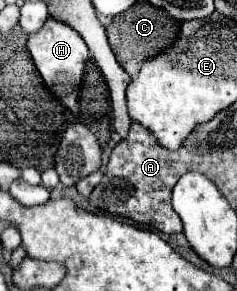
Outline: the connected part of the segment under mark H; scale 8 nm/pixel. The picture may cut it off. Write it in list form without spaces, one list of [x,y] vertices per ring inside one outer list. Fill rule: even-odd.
[[[53,16],[47,18],[45,26],[31,34],[27,40],[27,48],[33,56],[33,62],[37,66],[37,70],[41,72],[45,84],[49,86],[49,90],[61,100],[63,106],[67,108],[75,108],[77,106],[77,94],[79,94],[79,84],[85,72],[85,62],[89,58],[89,48],[83,42],[83,38],[69,28],[67,24],[55,20]]]

